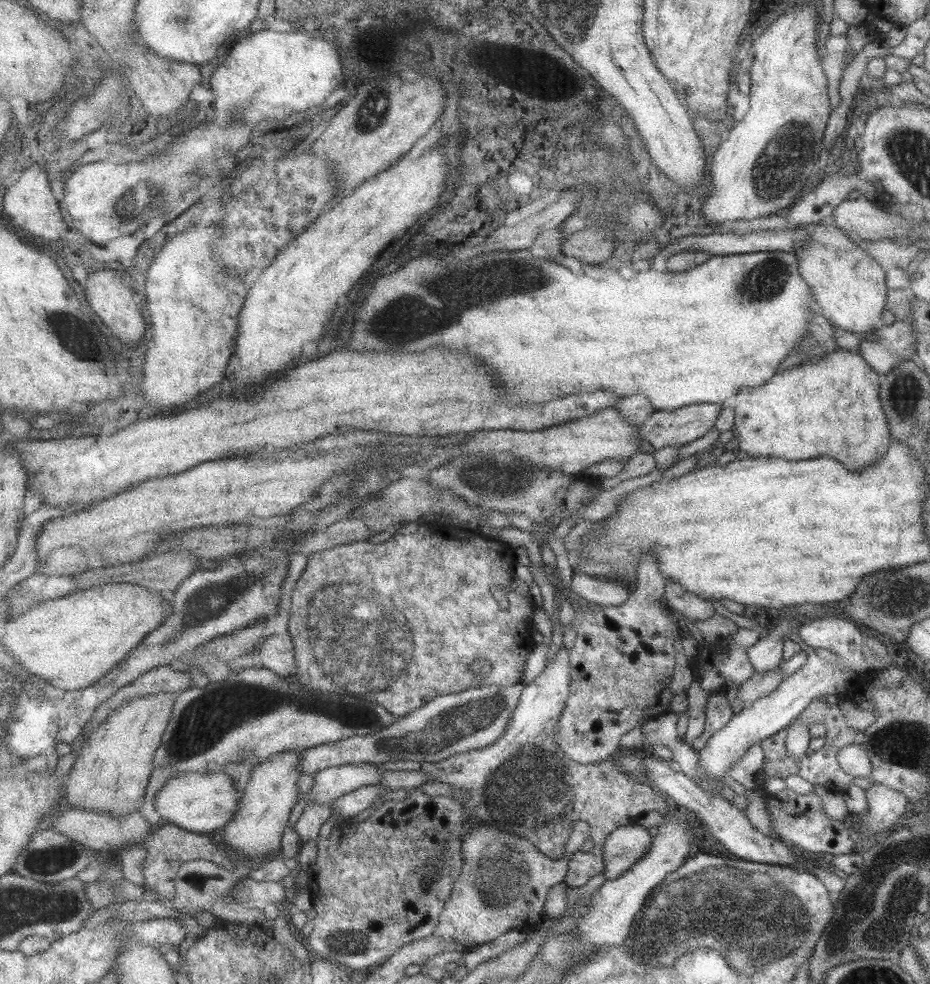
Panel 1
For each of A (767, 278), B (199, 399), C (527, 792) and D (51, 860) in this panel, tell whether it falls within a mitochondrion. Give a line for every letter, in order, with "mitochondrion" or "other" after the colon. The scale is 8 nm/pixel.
A: mitochondrion
B: other
C: mitochondrion
D: mitochondrion

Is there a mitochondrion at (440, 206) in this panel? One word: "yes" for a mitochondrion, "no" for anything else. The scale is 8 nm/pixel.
no

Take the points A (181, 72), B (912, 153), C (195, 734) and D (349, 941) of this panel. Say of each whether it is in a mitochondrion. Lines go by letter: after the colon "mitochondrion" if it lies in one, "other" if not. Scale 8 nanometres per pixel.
A: other
B: mitochondrion
C: mitochondrion
D: mitochondrion

